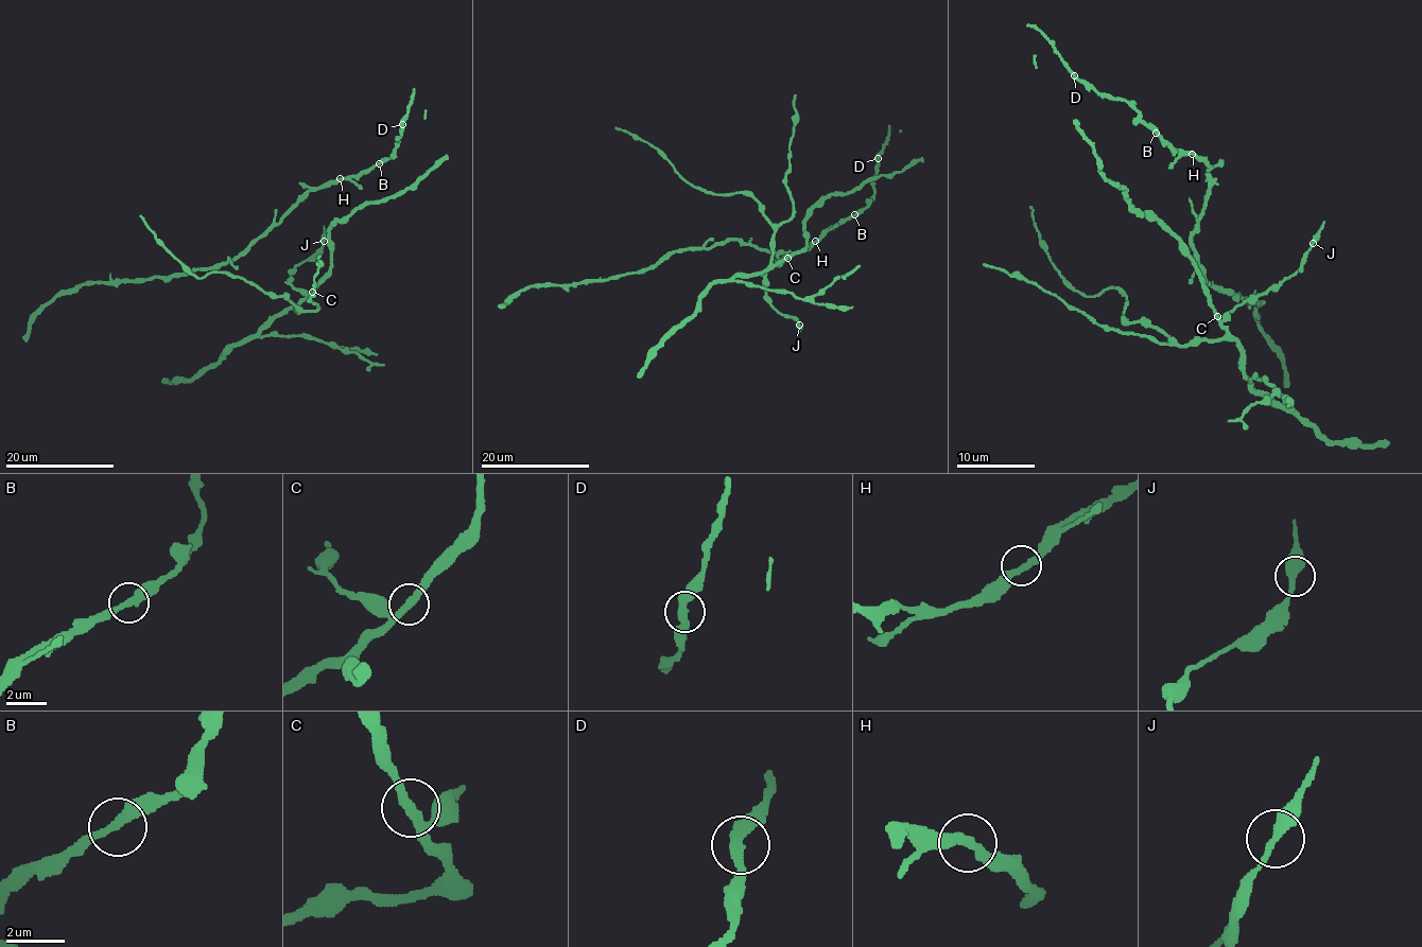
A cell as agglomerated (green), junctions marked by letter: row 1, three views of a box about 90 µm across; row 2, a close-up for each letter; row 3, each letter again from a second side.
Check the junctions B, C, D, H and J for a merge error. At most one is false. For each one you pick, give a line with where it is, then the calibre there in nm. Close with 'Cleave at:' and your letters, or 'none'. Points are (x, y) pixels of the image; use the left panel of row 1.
Cleave at: none

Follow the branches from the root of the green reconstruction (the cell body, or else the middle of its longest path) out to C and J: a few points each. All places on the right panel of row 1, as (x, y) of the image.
C: (1128, 189), (1126, 198), (1142, 212), (1154, 215), (1179, 241), (1180, 250), (1194, 266), (1208, 304), (1217, 316)
J: (1128, 189), (1126, 198), (1179, 241), (1221, 320), (1237, 304), (1254, 301), (1289, 278), (1313, 243)

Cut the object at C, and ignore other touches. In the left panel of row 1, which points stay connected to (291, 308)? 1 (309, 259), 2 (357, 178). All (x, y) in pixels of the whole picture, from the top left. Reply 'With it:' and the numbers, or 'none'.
With it: 1, 2

